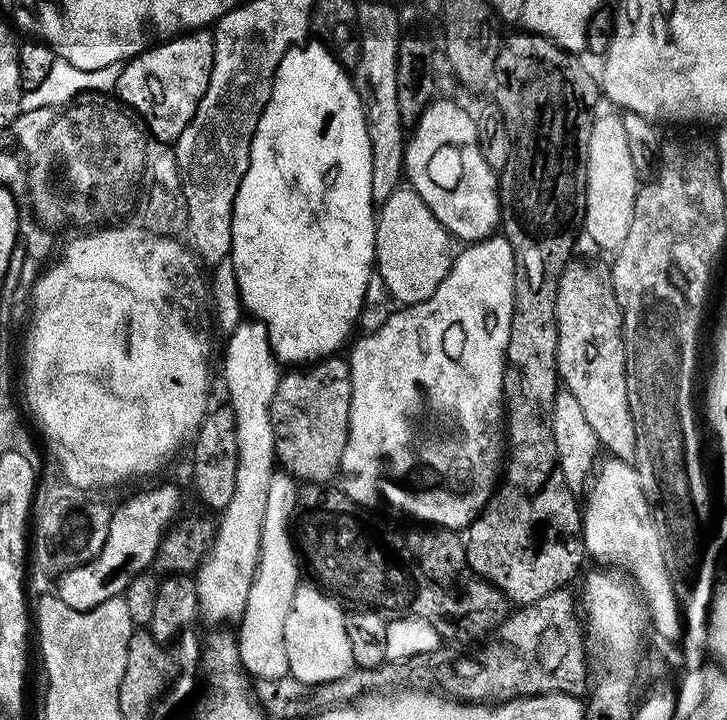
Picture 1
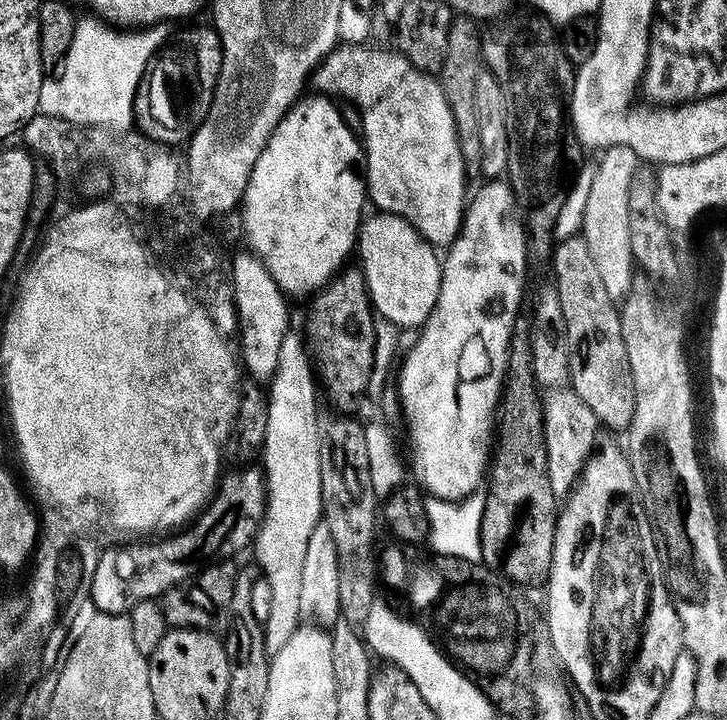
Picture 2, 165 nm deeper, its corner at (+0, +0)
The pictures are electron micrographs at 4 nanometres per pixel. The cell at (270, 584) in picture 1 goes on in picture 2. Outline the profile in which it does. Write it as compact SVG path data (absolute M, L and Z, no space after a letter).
M290 330L282 338L282 347L278 350L278 366L274 370L266 388L268 397L268 417L266 418L266 438L262 449L264 464L264 486L268 489L268 502L264 505L264 521L256 532L254 549L255 563L262 573L262 580L268 583L268 617L263 617L264 648L274 654L286 646L290 634L301 627L302 613L300 595L302 594L302 561L306 559L306 546L310 543L310 534L314 526L322 522L322 470L320 469L320 421L321 413L316 413L316 390L318 394L318 376L314 371L314 360L303 335Z

